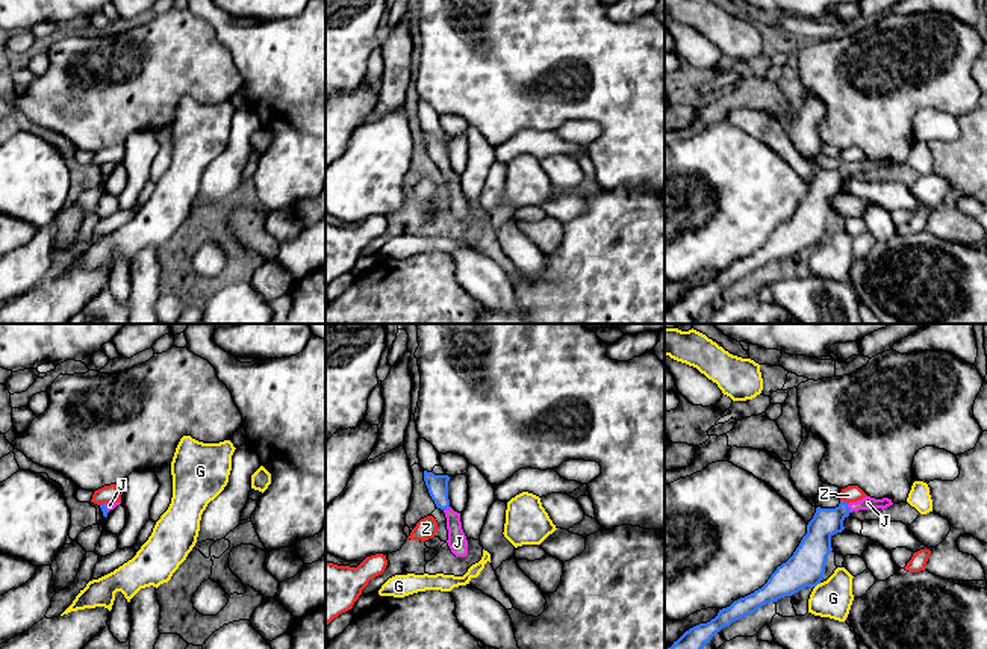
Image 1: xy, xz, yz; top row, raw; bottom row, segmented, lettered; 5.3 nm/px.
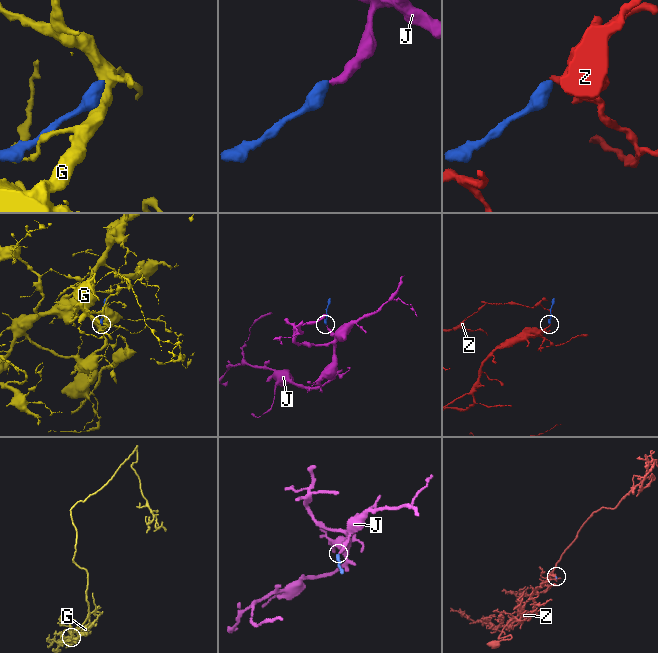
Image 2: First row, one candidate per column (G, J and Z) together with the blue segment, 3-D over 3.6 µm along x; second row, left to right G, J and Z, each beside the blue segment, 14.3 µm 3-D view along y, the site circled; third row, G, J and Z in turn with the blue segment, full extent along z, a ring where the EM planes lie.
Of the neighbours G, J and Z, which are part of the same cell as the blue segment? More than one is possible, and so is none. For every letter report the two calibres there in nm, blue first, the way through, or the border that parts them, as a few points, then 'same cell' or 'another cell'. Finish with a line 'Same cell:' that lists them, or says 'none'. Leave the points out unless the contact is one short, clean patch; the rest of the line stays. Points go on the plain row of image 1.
G: calibres 200 and 200 nm; another cell
J: calibres 160 and 70 nm; way yz (816, 204), (818, 197), (848, 170), (868, 164); same cell
Z: calibres 150 and 90 nm; border yz (840, 161), (848, 164); another cell
Same cell: J

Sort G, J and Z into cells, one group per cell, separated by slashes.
G / J / Z

